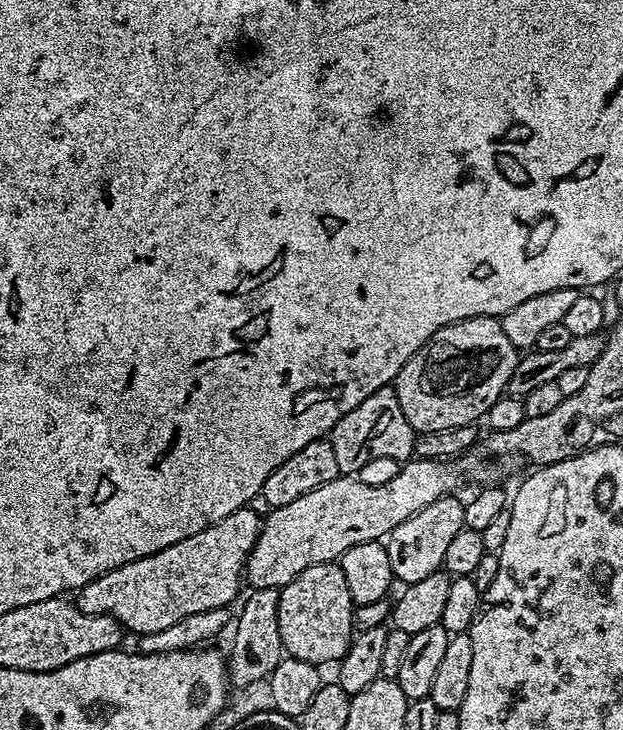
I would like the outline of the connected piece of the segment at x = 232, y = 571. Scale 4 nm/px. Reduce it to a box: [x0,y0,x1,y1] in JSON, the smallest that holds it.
[75,506,262,636]

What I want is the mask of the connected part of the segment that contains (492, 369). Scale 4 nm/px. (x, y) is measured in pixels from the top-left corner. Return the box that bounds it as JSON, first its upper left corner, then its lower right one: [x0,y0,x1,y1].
[394,316,518,433]

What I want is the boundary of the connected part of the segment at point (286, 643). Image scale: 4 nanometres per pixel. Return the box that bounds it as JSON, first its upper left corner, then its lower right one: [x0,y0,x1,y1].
[278,563,354,666]

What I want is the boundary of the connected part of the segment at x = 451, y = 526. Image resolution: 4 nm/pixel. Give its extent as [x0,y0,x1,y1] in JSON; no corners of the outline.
[386,494,465,586]

